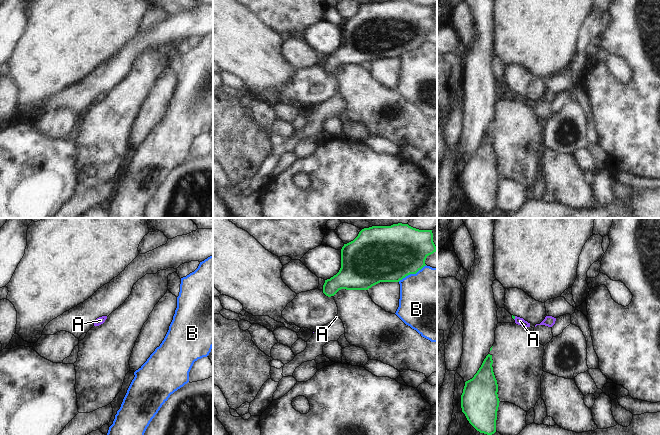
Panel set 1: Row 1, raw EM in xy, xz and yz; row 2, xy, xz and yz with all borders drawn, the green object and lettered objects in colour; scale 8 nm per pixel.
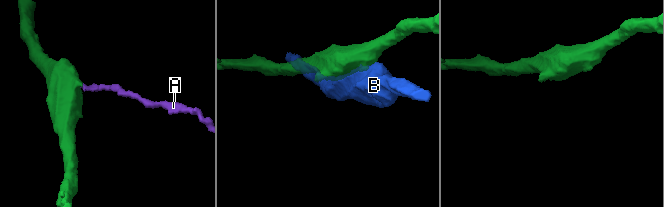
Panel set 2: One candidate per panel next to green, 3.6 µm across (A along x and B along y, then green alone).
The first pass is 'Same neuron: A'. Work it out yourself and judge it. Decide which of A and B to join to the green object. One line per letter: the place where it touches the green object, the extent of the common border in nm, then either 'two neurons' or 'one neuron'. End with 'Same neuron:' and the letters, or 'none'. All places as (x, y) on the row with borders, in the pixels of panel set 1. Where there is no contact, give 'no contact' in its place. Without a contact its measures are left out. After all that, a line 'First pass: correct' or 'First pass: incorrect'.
A: meets green in yz at (514, 318); contact 30 nm long; one neuron
B: meets green in xz at (412, 273); contact 260 nm long; two neurons
Same neuron: A
First pass: correct

